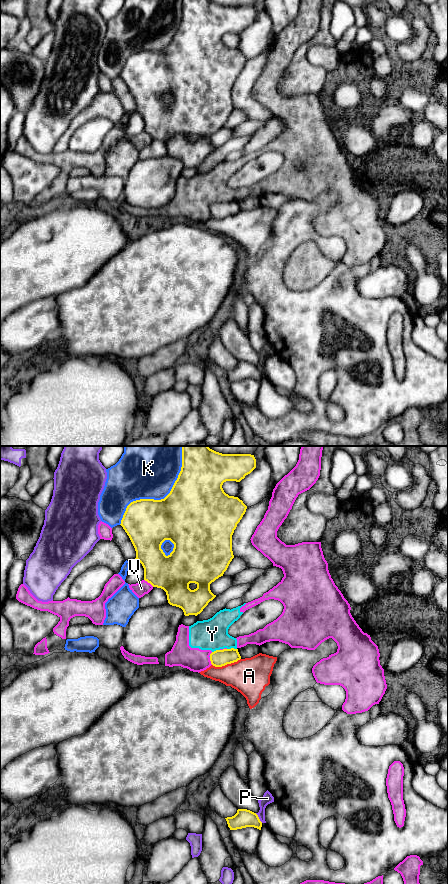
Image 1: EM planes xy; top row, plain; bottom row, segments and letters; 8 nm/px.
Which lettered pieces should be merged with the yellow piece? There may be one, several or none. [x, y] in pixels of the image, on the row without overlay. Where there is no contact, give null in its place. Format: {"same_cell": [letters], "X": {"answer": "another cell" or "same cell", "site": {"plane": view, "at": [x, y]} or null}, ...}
{"same_cell": [], "A": {"answer": "another cell", "site": {"plane": "xy", "at": [226, 216]}}, "K": {"answer": "another cell", "site": {"plane": "xy", "at": [161, 51]}}, "P": {"answer": "another cell", "site": {"plane": "xy", "at": [258, 370]}}, "V": {"answer": "another cell", "site": {"plane": "xy", "at": [149, 134]}}, "Y": {"answer": "another cell", "site": {"plane": "xy", "at": [231, 200]}}}

